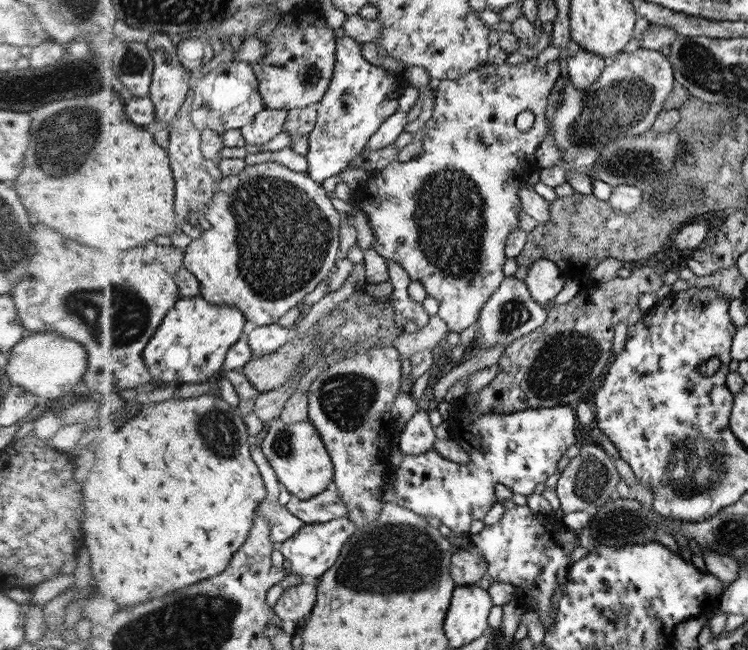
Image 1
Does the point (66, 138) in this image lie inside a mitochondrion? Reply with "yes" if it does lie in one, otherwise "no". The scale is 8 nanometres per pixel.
yes

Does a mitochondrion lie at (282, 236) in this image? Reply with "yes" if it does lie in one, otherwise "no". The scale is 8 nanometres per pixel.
yes

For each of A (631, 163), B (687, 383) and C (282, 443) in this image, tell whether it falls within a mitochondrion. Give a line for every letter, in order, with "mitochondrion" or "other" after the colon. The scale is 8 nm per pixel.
A: mitochondrion
B: other
C: mitochondrion

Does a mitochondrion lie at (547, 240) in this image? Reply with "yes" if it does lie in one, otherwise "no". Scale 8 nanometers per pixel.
no

